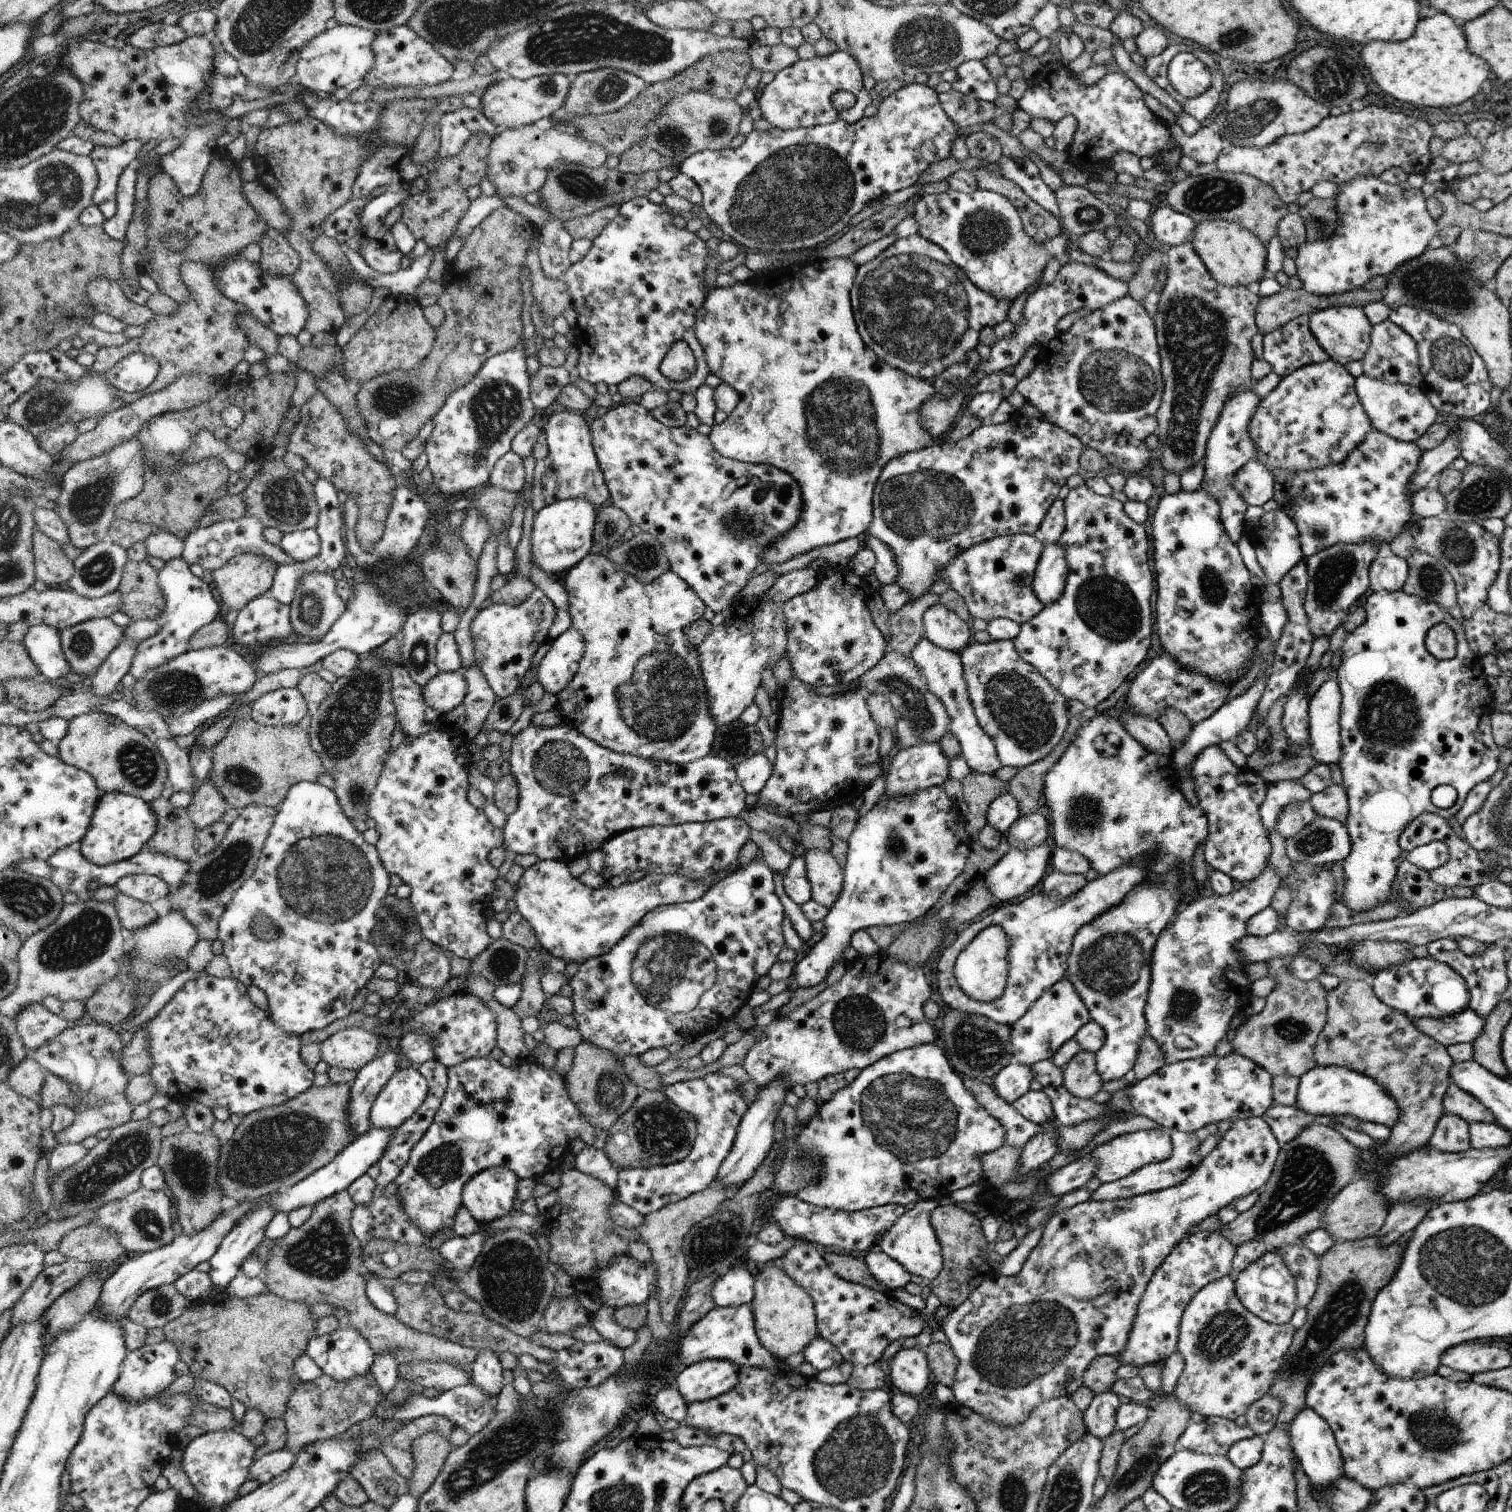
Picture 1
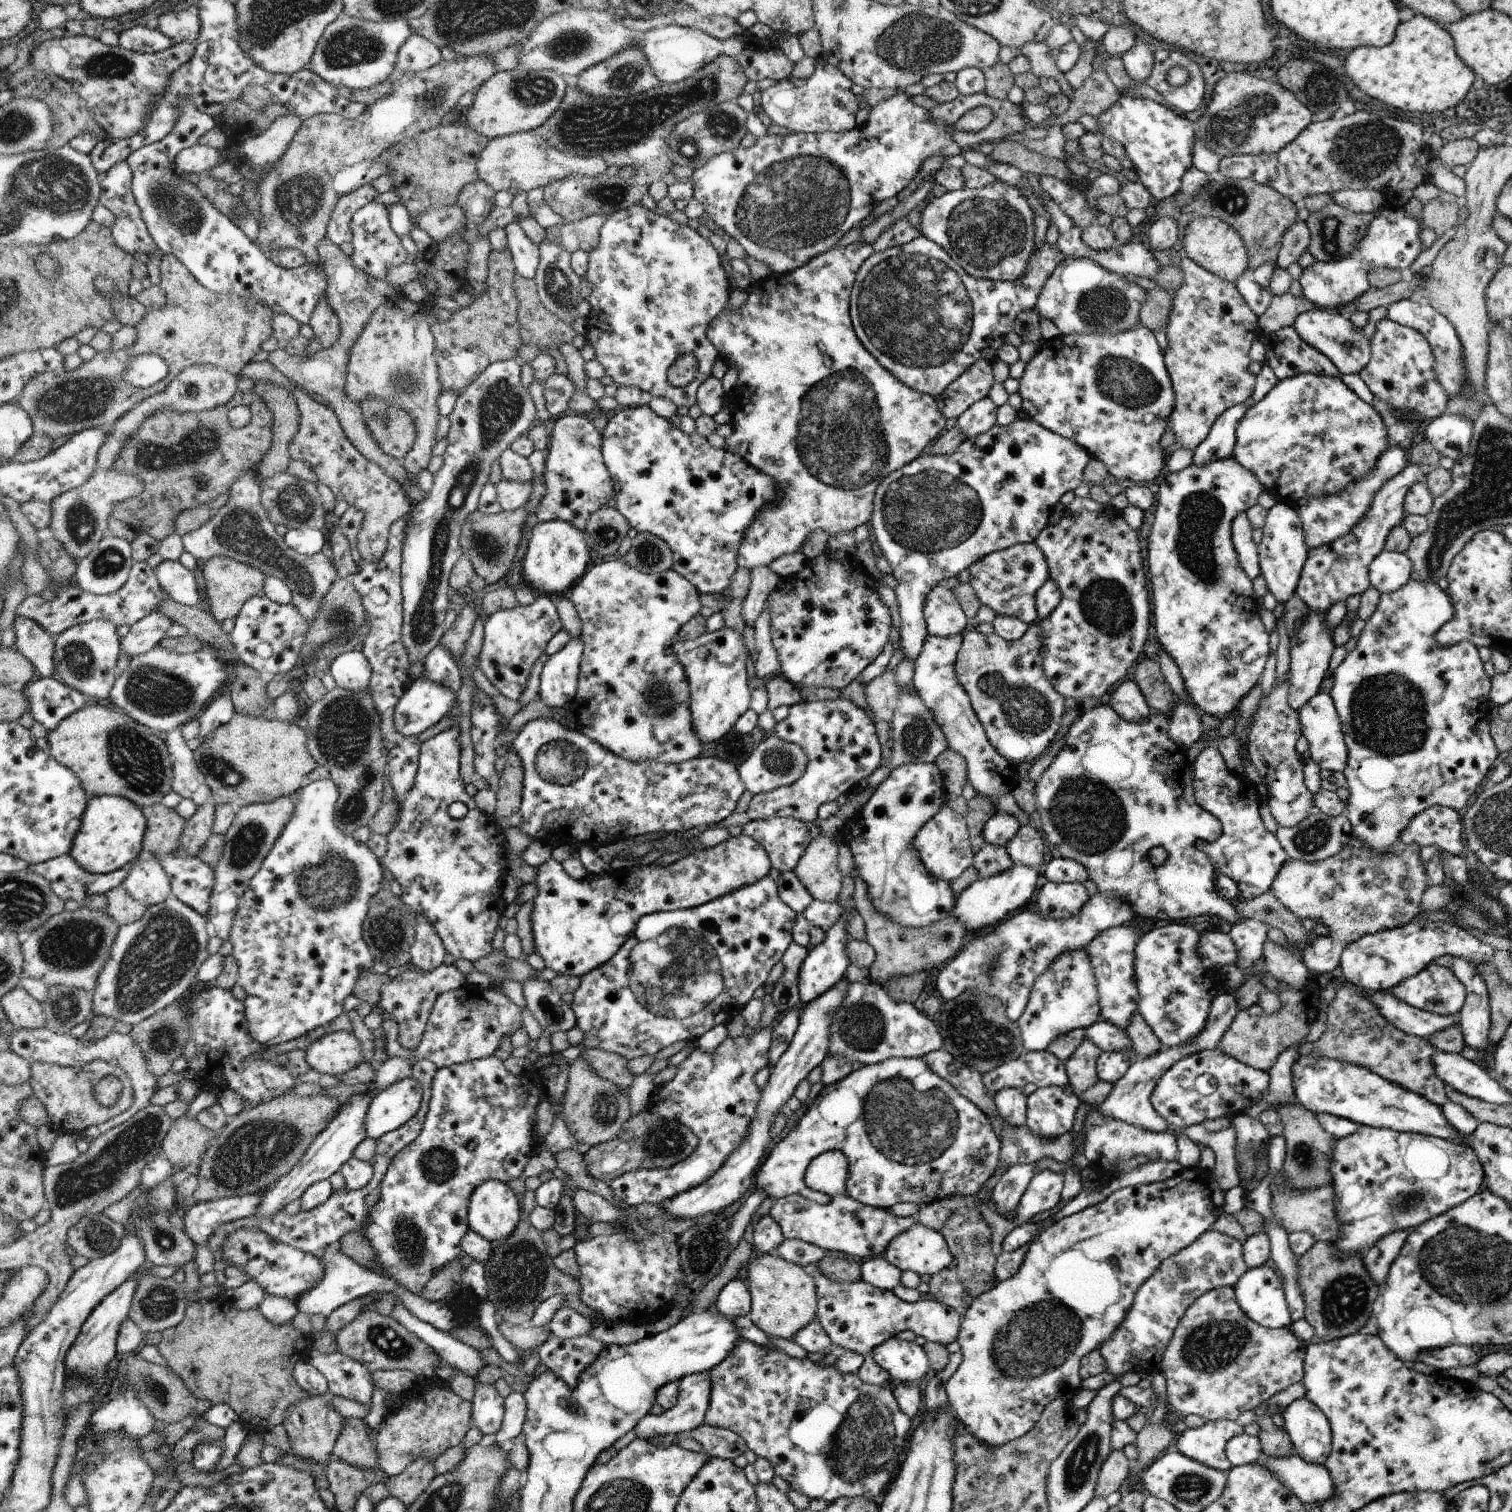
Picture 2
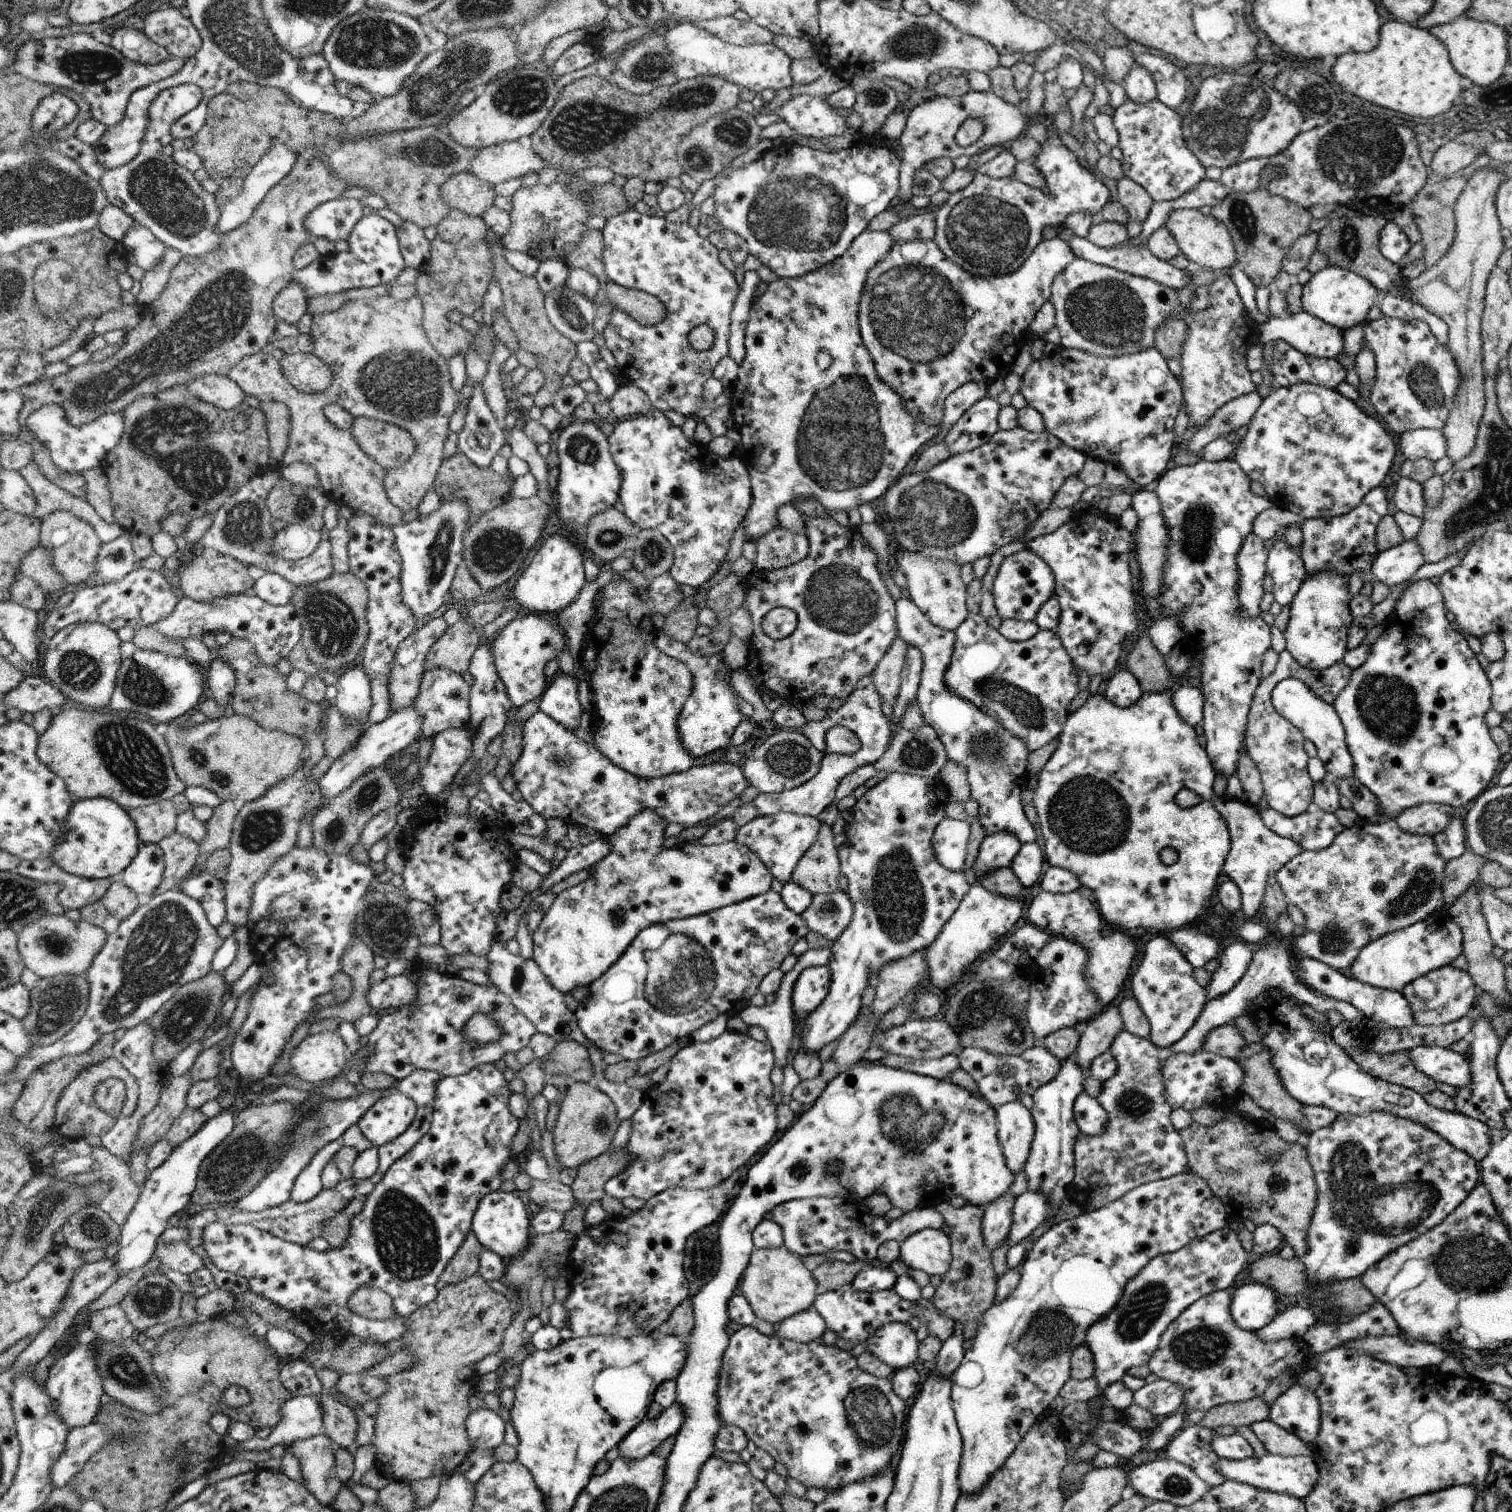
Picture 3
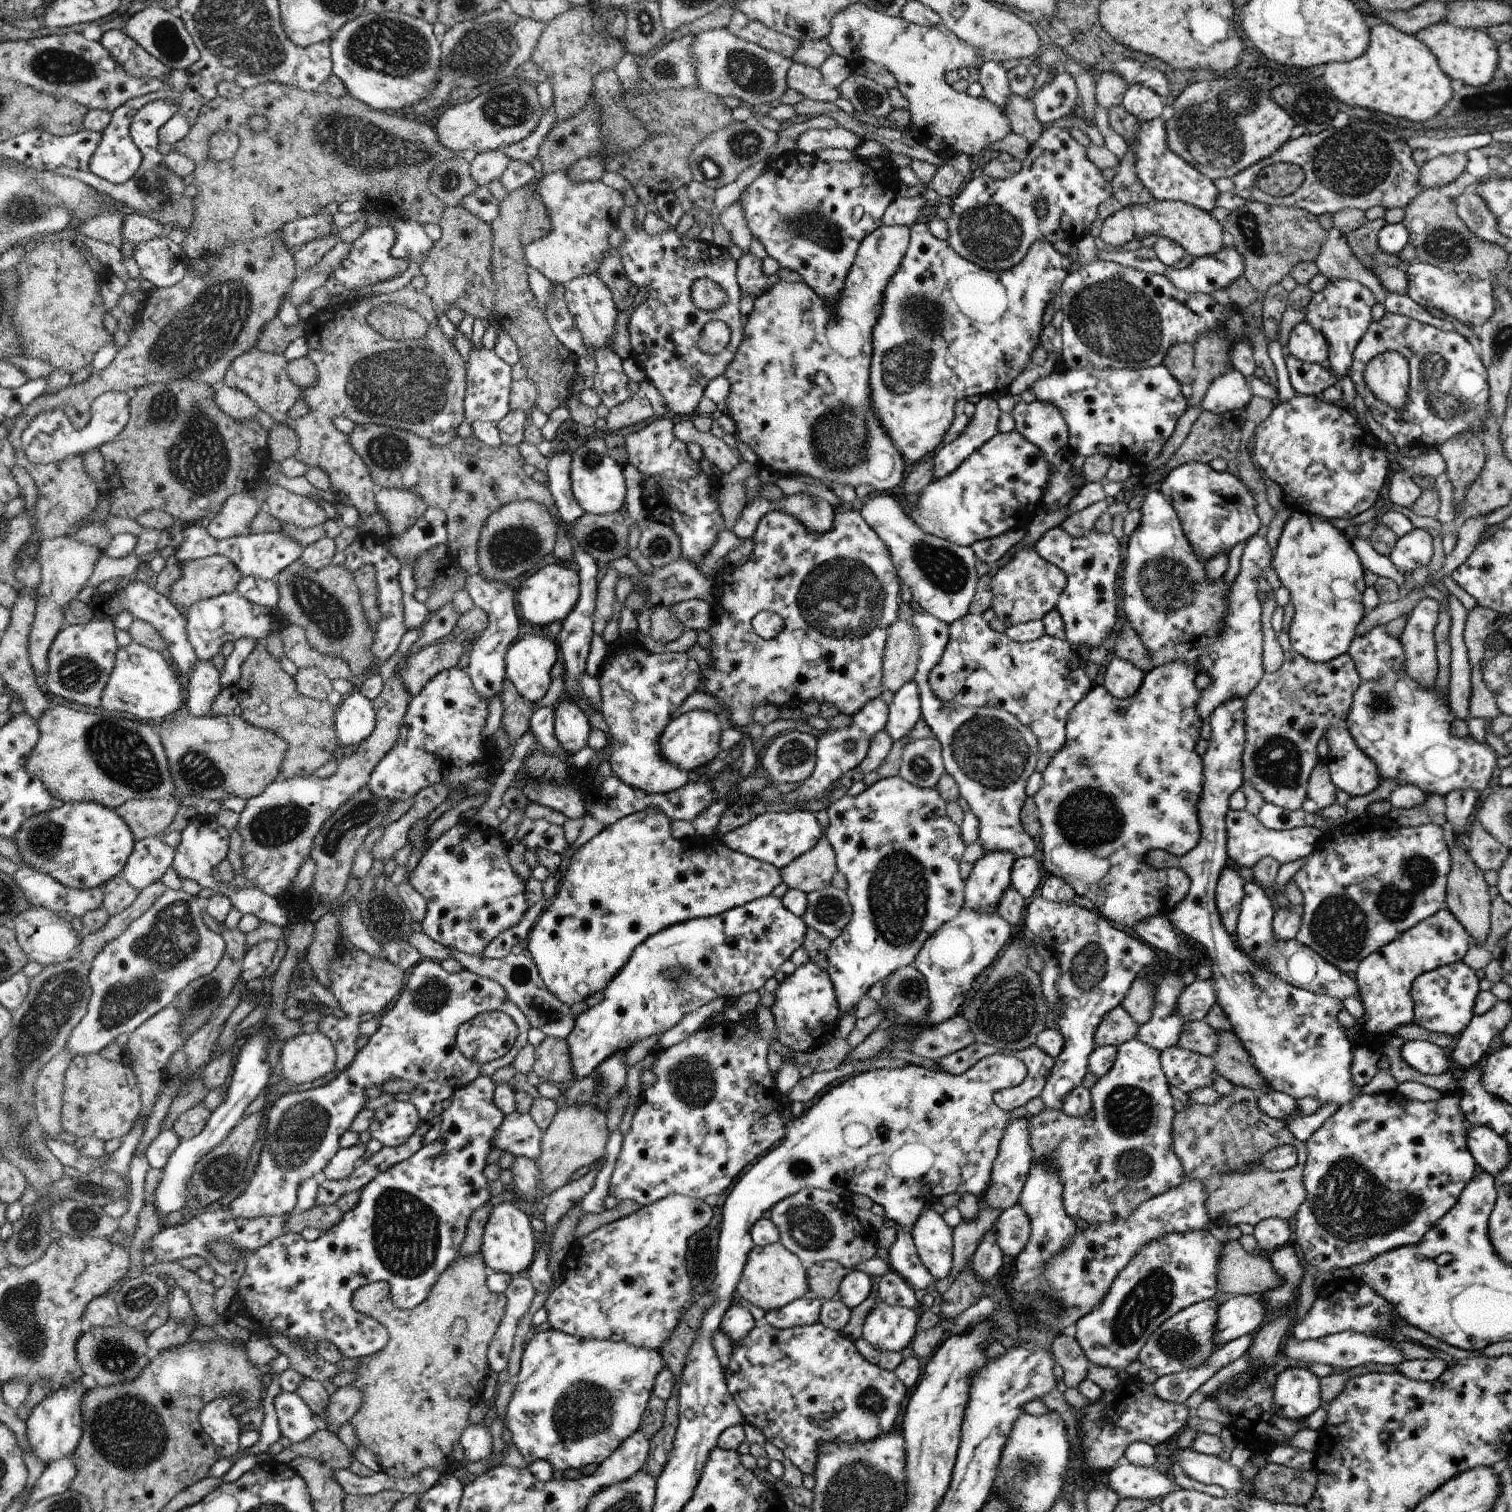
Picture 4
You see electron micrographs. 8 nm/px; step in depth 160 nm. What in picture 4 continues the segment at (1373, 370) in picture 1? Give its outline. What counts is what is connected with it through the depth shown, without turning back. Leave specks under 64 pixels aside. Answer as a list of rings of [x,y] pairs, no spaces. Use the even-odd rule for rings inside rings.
[[[1386,311],[1378,321],[1372,321],[1364,336],[1358,341],[1353,352],[1352,366],[1349,376],[1354,383],[1356,392],[1362,397],[1374,420],[1382,424],[1394,438],[1394,443],[1400,449],[1418,445],[1418,448],[1435,450],[1453,436],[1462,435],[1466,431],[1476,433],[1482,438],[1483,425],[1491,414],[1491,392],[1488,384],[1488,373],[1484,363],[1474,351],[1474,346],[1466,337],[1455,330],[1443,331],[1435,326],[1419,320]],[[1381,352],[1399,352],[1409,362],[1409,403],[1403,411],[1397,411],[1376,398],[1366,386],[1363,379],[1364,369],[1369,360]]]

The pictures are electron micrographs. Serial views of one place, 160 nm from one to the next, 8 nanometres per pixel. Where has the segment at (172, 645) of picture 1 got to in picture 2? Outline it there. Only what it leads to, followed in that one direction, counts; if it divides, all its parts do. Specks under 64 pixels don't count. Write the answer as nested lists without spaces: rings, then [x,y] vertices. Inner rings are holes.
[[[163,561],[154,570],[160,588],[172,601],[200,608],[198,602],[202,596],[198,594],[198,582],[188,568],[184,568],[180,562]]]

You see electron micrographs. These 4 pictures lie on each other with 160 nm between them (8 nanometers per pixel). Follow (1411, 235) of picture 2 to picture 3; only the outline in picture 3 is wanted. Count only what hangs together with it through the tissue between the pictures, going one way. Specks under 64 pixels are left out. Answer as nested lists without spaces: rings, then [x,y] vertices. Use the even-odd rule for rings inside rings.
[[[1393,220],[1388,221],[1379,234],[1379,249],[1386,259],[1400,265],[1407,264],[1407,254],[1411,249],[1411,242],[1408,240],[1402,226]],[[1339,267],[1326,268],[1314,273],[1303,285],[1303,295],[1301,296],[1303,310],[1306,313],[1318,317],[1321,321],[1342,332],[1357,324],[1364,324],[1372,306],[1378,304],[1378,299],[1379,296],[1372,284],[1363,276]]]

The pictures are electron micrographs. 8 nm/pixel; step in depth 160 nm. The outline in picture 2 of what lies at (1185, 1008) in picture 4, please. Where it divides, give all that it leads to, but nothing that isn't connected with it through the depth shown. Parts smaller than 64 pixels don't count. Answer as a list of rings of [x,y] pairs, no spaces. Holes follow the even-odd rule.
[[[1243,919],[1232,926],[1229,936],[1238,950],[1238,968],[1250,969],[1260,961],[1268,932],[1268,924],[1255,919]]]

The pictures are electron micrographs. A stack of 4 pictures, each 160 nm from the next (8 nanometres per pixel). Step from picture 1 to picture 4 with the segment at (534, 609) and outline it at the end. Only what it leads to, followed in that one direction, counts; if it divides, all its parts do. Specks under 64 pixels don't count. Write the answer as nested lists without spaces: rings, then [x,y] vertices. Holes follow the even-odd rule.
[[[530,627],[523,629],[523,632],[508,649],[505,661],[505,676],[508,677],[519,690],[521,695],[524,695],[531,703],[539,701],[550,686],[550,670],[558,660],[558,648],[552,640],[540,636],[539,632],[532,632]]]

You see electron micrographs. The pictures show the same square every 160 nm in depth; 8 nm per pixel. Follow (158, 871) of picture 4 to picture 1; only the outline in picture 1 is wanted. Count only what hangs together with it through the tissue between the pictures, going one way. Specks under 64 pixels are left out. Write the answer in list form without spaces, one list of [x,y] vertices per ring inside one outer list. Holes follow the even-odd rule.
[[[138,874],[125,877],[118,888],[128,897],[152,904],[172,894],[172,888],[157,875]]]

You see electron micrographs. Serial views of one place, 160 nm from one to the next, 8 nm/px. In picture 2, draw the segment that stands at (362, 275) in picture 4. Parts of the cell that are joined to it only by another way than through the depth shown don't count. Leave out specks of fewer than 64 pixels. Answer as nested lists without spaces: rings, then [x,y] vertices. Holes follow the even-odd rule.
[[[188,98],[180,100],[176,110],[178,110],[178,120],[168,136],[164,136],[163,140],[154,144],[140,148],[139,151],[127,157],[128,166],[132,170],[132,194],[134,194],[142,220],[152,236],[153,243],[162,250],[164,255],[176,256],[195,274],[200,284],[206,284],[206,288],[214,292],[224,292],[225,295],[256,296],[262,304],[267,304],[268,308],[272,308],[276,314],[290,314],[301,325],[309,323],[319,301],[325,297],[328,282],[326,282],[323,268],[320,265],[308,263],[296,269],[279,267],[272,258],[254,246],[246,234],[230,222],[229,218],[220,214],[206,198],[202,198],[202,192],[194,184],[184,180],[186,174],[182,174],[175,167],[176,156],[186,148],[197,145],[199,138],[214,129],[217,123],[210,116],[202,114],[194,106],[194,102]],[[370,202],[360,208],[352,218],[351,232],[353,235],[352,246],[354,247],[355,262],[358,269],[366,272],[366,275],[380,281],[386,278],[388,270],[409,261],[401,239],[392,231],[387,205]]]

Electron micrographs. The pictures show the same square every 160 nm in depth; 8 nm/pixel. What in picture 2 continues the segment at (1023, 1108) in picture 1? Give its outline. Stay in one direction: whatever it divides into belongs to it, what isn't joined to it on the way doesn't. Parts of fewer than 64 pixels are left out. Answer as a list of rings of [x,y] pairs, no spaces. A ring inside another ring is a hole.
[[[1068,1085],[1068,1088],[1060,1088],[1060,1086],[1038,1088],[1027,1097],[1026,1125],[1034,1136],[1040,1136],[1040,1138],[1046,1138],[1046,1140],[1054,1140],[1054,1138],[1073,1130],[1076,1110],[1080,1105],[1080,1096],[1074,1094],[1070,1085]]]

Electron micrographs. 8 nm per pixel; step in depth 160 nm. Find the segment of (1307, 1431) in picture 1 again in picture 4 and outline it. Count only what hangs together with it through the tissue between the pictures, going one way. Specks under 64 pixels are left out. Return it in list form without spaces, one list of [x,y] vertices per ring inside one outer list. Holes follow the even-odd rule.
[[[1287,1367],[1277,1374],[1273,1407],[1279,1415],[1300,1420],[1322,1406],[1320,1378],[1303,1367]]]

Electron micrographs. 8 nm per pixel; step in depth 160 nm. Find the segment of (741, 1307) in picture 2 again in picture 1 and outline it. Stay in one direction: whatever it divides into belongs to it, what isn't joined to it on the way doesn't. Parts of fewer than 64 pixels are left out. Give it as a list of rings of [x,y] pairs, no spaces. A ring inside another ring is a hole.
[[[734,1266],[720,1274],[711,1295],[718,1307],[748,1305],[755,1298],[755,1277],[745,1266]]]

